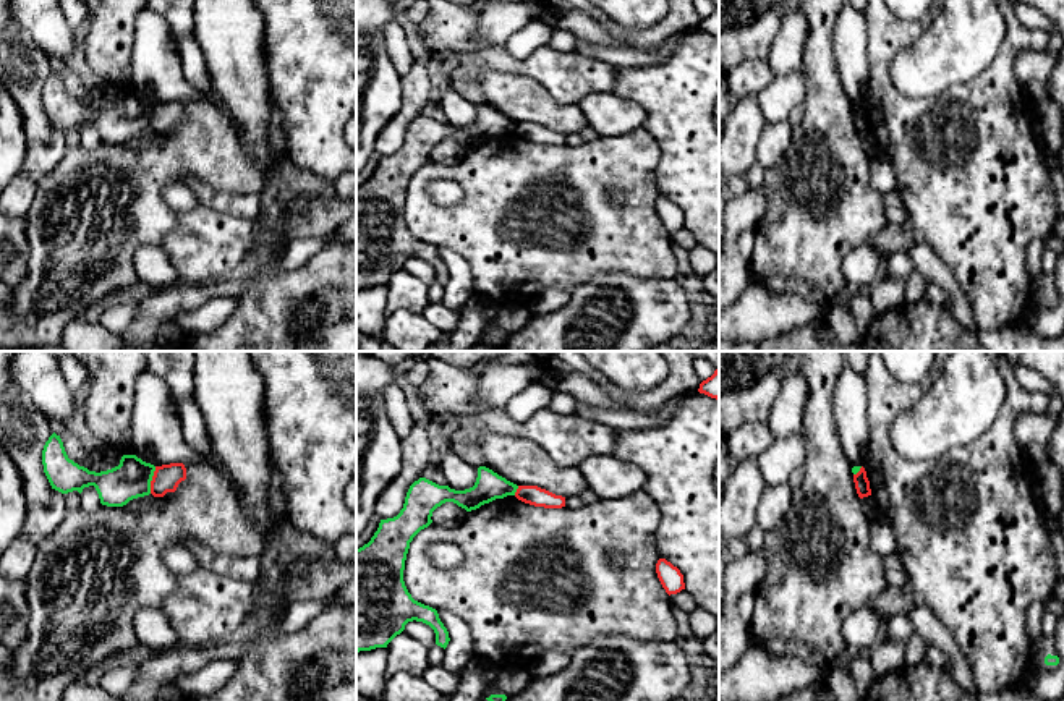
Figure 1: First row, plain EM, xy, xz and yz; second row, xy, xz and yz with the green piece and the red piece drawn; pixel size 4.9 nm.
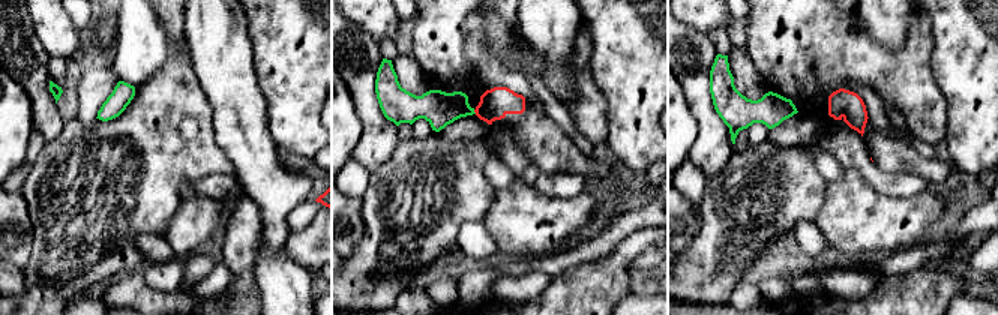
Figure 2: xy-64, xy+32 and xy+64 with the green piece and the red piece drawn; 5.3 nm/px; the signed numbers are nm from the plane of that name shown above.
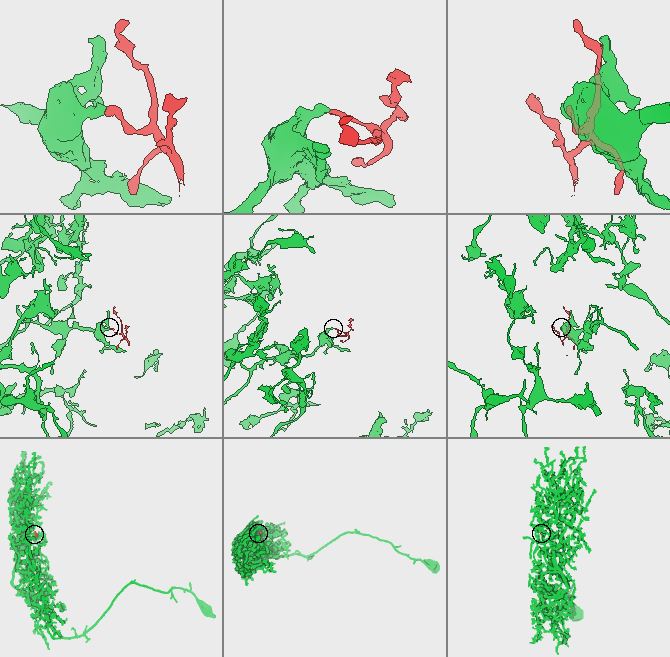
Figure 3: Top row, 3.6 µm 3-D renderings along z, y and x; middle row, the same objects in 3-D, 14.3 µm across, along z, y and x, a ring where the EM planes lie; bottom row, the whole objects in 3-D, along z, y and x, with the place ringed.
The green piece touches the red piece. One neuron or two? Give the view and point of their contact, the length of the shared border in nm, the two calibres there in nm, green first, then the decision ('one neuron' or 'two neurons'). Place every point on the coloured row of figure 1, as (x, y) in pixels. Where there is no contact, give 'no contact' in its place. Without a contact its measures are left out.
contact xy (151, 480); length 140 nm; calibres 190 and 130 nm; two neurons

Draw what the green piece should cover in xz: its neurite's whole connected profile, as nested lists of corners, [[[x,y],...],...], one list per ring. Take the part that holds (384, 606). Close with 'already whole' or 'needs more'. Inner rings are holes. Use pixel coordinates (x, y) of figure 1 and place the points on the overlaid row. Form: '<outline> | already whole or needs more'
[[[486,466],[478,468],[473,487],[455,491],[439,486],[426,478],[415,481],[405,497],[403,508],[394,518],[381,520],[377,531],[368,544],[356,549],[356,652],[387,648],[387,644],[405,630],[408,622],[423,622],[436,633],[436,644],[447,648],[449,631],[436,609],[411,597],[403,581],[405,560],[413,537],[432,520],[432,512],[445,502],[453,502],[466,512],[507,495],[515,495],[518,486],[499,476]]] | already whole

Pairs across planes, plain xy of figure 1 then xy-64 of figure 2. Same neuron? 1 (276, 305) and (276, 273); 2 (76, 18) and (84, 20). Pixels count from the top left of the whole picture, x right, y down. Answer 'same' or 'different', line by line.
1: different
2: same

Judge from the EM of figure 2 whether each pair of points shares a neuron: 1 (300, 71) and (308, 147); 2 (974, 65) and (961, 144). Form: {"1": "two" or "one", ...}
{"1": "one", "2": "one"}

